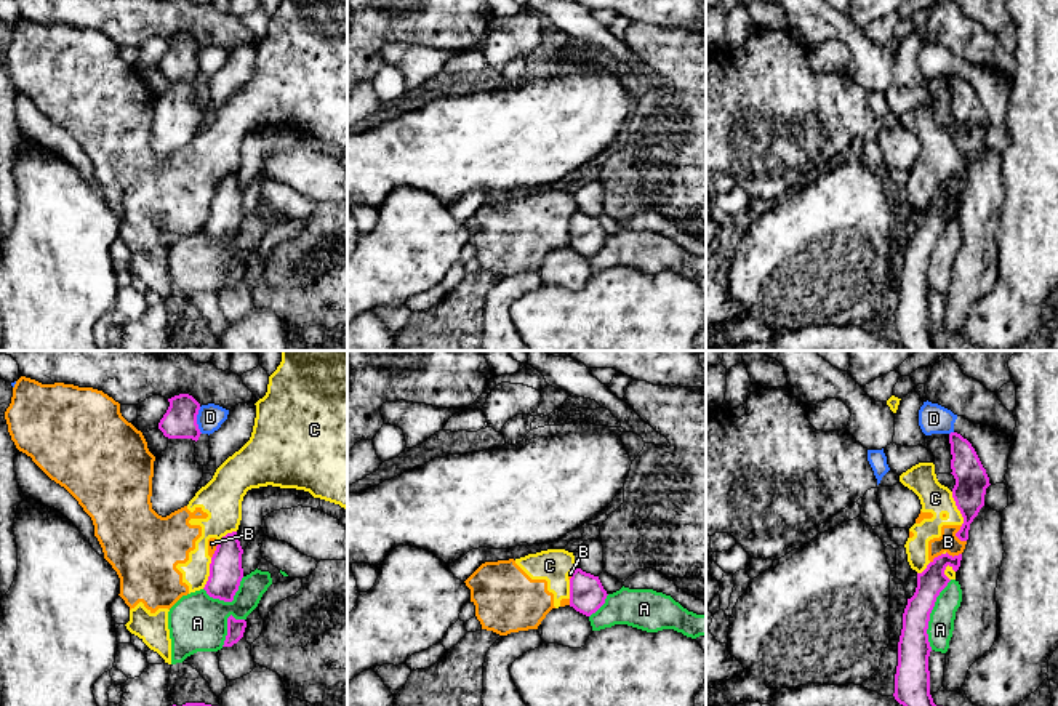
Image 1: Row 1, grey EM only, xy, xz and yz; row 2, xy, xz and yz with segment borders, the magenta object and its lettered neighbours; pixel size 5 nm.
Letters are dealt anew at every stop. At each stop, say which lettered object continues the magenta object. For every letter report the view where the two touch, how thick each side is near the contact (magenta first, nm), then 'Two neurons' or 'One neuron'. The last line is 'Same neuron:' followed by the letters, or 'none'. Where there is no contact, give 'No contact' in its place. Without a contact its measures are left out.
A: Touches magenta in yz. Thickness 160 nm (magenta) against 130 nm. Two neurons
B: Touches magenta in yz. Thickness 160 nm (magenta) against 100 nm. Two neurons
C: Touches magenta in yz. Thickness 160 nm (magenta) against 150 nm. Two neurons
D: Touches magenta in xy. Thickness 170 nm (magenta) against 130 nm. Two neurons
Same neuron: none

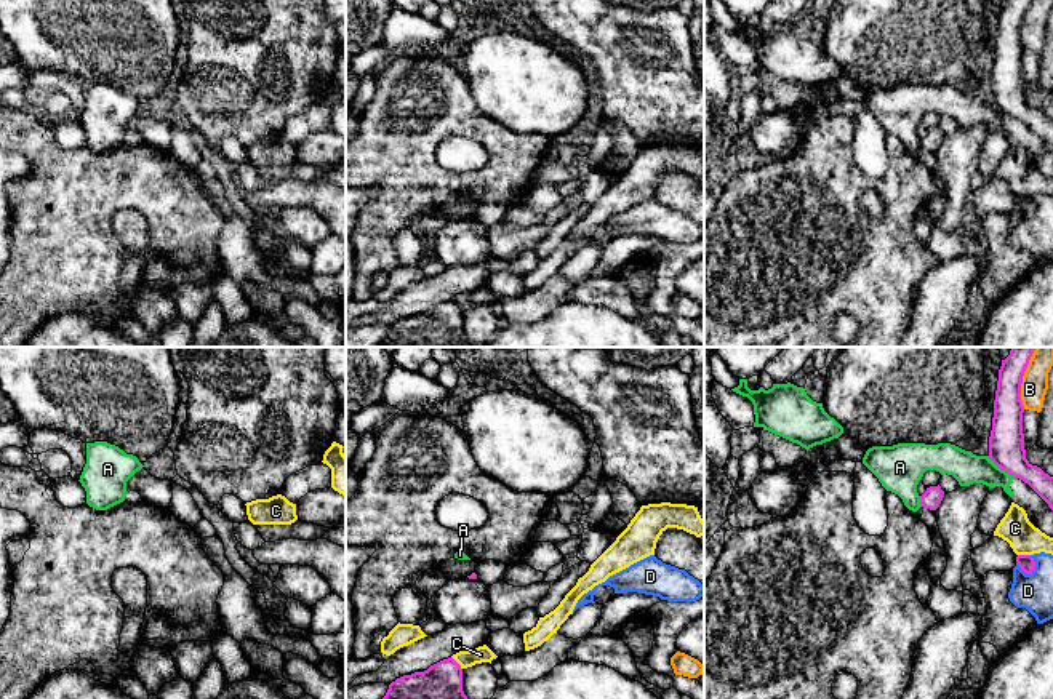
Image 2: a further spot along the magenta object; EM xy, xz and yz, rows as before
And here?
A: Touches magenta in yz. Thickness 180 nm (magenta) against 160 nm. Two neurons
B: Touches magenta in yz. Thickness 160 nm (magenta) against 130 nm. Two neurons
C: Touches magenta in xz. Thickness 190 nm (magenta) against 80 nm. Two neurons
D: Touches magenta in yz. Thickness 80 nm (magenta) against 190 nm. Two neurons
Same neuron: none

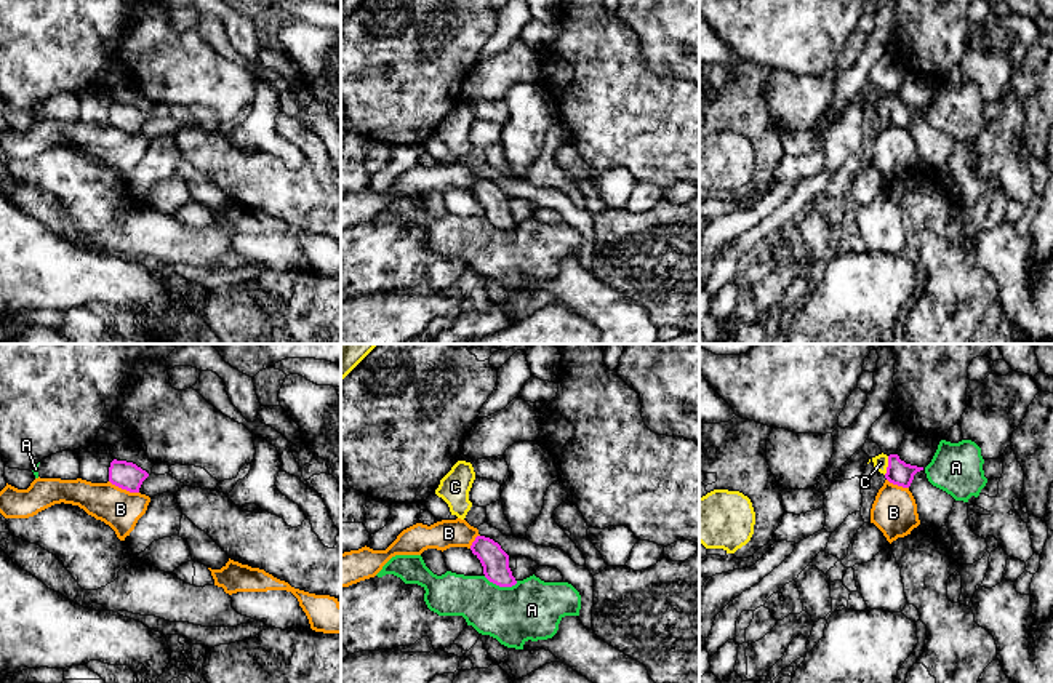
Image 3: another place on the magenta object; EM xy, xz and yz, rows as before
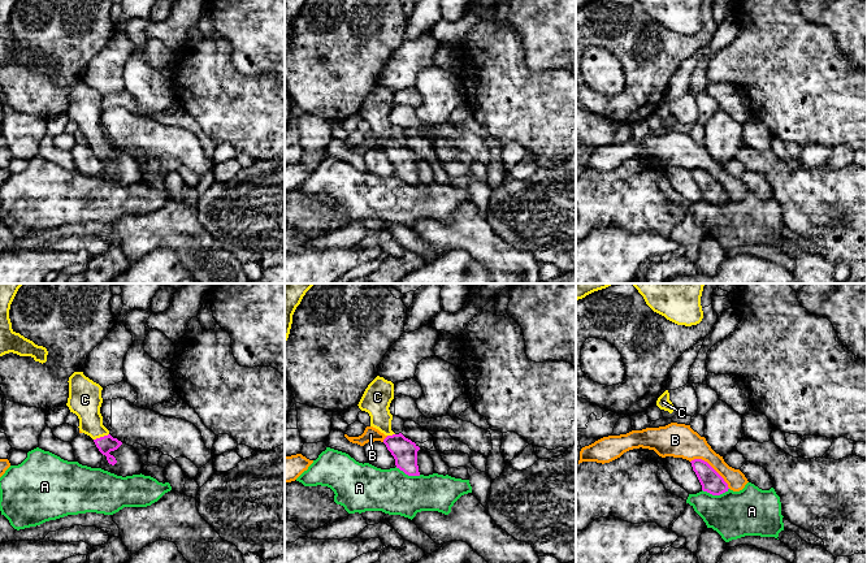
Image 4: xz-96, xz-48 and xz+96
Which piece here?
A: Touches magenta in xz. Thickness 140 nm (magenta) against 300 nm. Two neurons
B: Touches magenta in xy. Thickness 140 nm (magenta) against 200 nm. Two neurons
C: Touches magenta in yz. Thickness 120 nm (magenta) against 80 nm. One neuron
Same neuron: C

